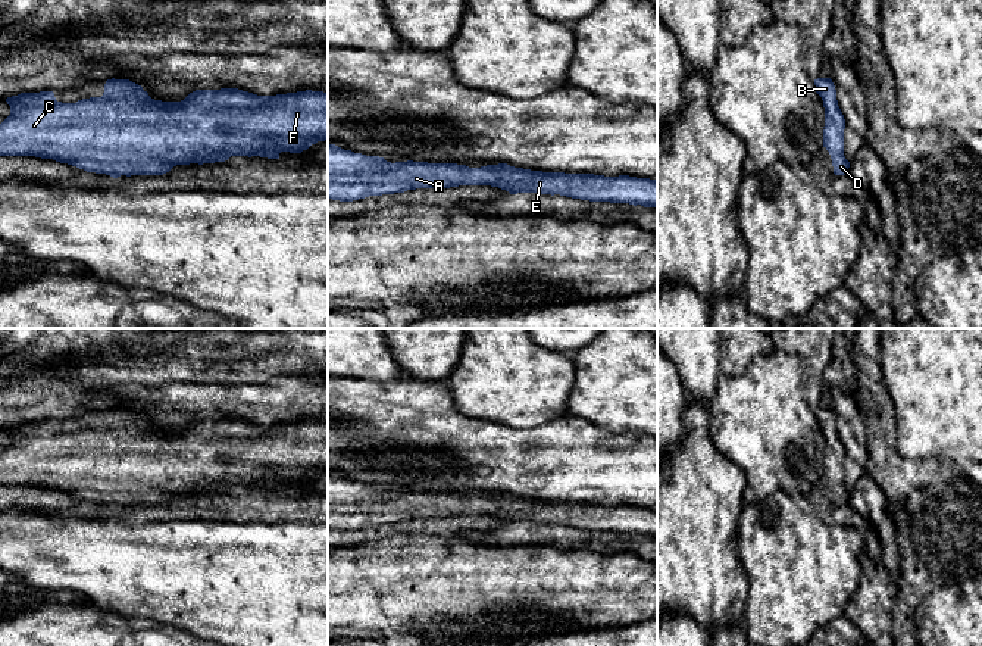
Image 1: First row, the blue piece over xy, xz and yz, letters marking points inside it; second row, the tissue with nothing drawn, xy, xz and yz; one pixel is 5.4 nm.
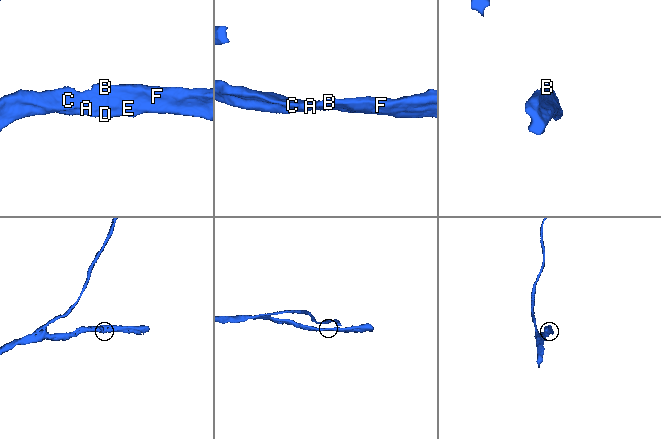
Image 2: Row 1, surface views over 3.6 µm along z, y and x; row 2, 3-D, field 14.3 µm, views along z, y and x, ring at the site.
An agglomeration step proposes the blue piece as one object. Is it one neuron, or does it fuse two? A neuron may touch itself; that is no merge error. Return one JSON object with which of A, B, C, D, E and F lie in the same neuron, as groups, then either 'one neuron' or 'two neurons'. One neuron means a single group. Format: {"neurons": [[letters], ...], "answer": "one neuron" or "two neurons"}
{"neurons": [["A", "B", "C", "D", "E", "F"]], "answer": "one neuron"}

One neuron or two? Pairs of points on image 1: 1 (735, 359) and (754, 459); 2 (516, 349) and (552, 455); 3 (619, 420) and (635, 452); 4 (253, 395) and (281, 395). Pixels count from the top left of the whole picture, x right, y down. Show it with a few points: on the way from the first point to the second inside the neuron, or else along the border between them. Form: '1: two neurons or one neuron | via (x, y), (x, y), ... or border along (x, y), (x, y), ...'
1: two neurons | border along (766, 355), (757, 355), (738, 375), (722, 375)
2: two neurons | border along (566, 414), (534, 427), (509, 427), (506, 424)
3: two neurons | border along (593, 423), (612, 431), (641, 433)
4: one neuron | via (260, 395), (274, 395)

